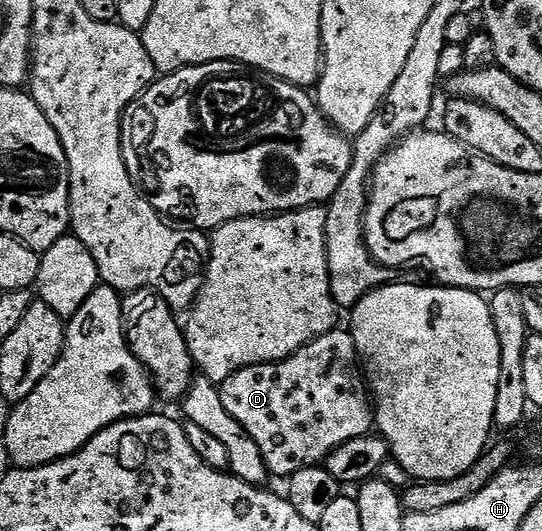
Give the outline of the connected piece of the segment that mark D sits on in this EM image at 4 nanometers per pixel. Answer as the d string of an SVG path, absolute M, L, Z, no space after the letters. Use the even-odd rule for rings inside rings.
M336 327L330 333L320 335L315 341L300 347L300 351L296 351L291 357L286 357L282 361L270 361L266 365L253 365L252 367L244 367L240 371L236 371L228 380L221 382L220 399L224 399L224 407L228 407L228 415L232 415L232 419L236 419L236 423L240 423L240 427L244 427L244 431L248 431L248 435L252 435L252 439L256 439L256 447L260 447L260 455L264 455L264 463L267 470L273 476L275 473L276 476L282 477L282 479L288 479L296 471L306 469L310 465L322 465L325 462L326 456L332 450L339 449L341 445L348 443L352 439L360 439L367 436L376 425L372 394L364 376L363 366L360 364L354 336L342 327Z

